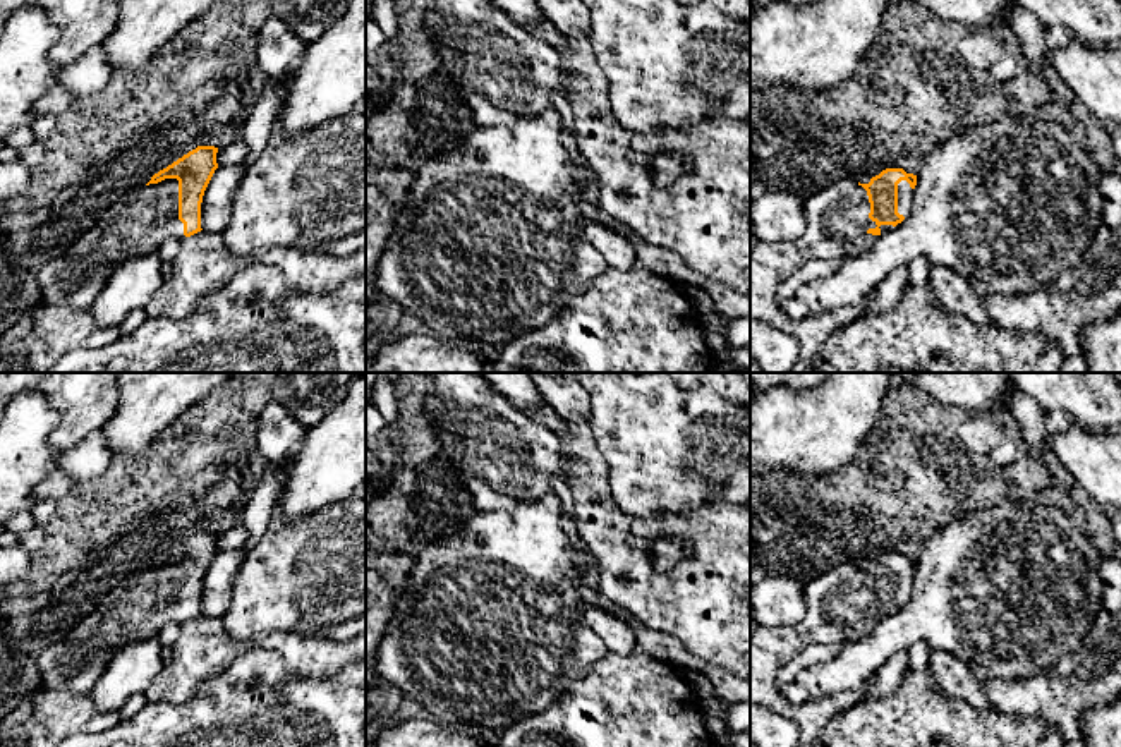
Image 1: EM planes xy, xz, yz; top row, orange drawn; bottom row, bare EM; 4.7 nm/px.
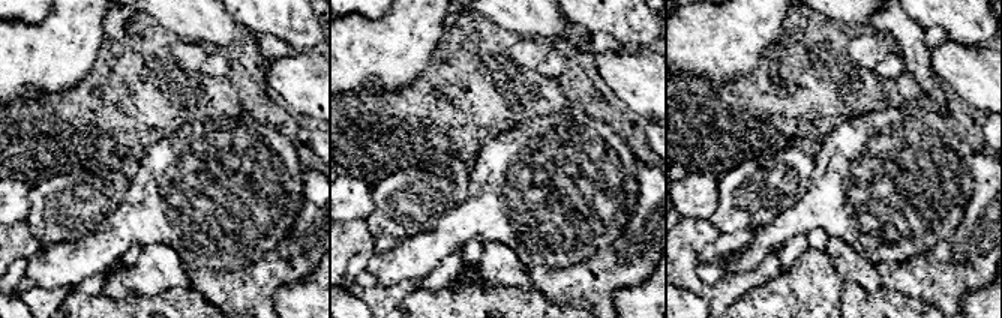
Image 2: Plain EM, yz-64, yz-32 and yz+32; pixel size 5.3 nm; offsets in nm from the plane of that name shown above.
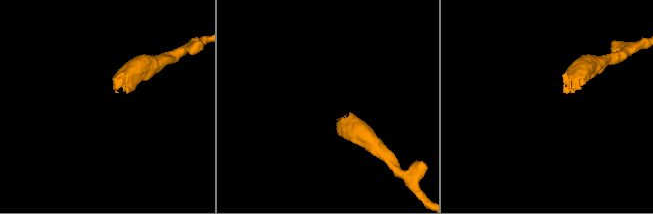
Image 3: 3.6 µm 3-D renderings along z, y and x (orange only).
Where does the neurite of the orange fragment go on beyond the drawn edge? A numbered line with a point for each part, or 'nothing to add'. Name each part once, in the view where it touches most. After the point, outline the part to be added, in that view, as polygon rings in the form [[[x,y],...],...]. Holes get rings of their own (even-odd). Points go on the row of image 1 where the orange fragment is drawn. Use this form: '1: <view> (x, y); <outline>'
1: yz (836, 218); [[[851,177],[805,197],[805,230],[795,242],[805,259],[850,259],[869,251],[879,235],[869,218],[867,191]]]

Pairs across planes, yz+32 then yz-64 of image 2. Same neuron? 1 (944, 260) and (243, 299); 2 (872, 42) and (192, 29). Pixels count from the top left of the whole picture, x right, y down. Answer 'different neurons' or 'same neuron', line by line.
1: same neuron
2: different neurons

